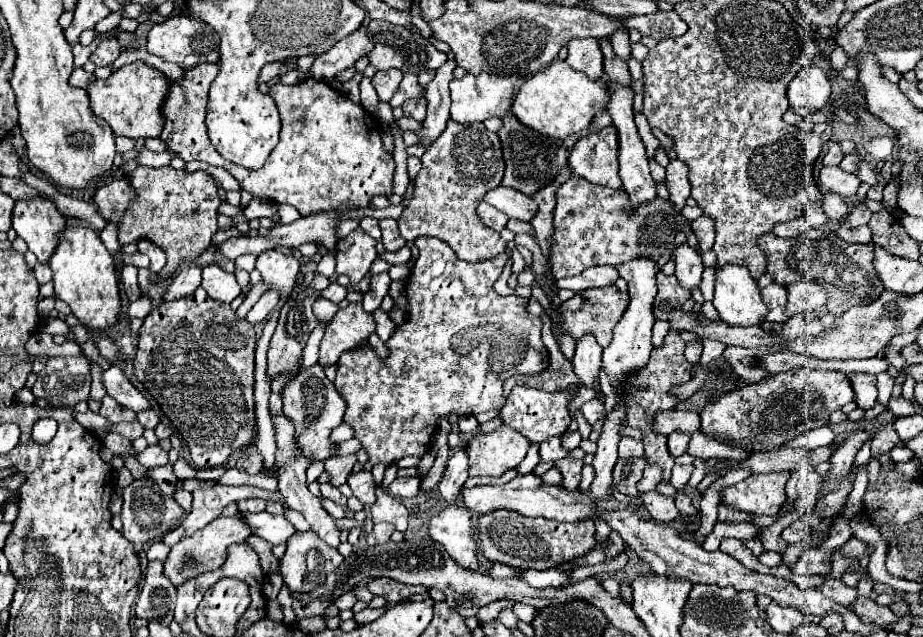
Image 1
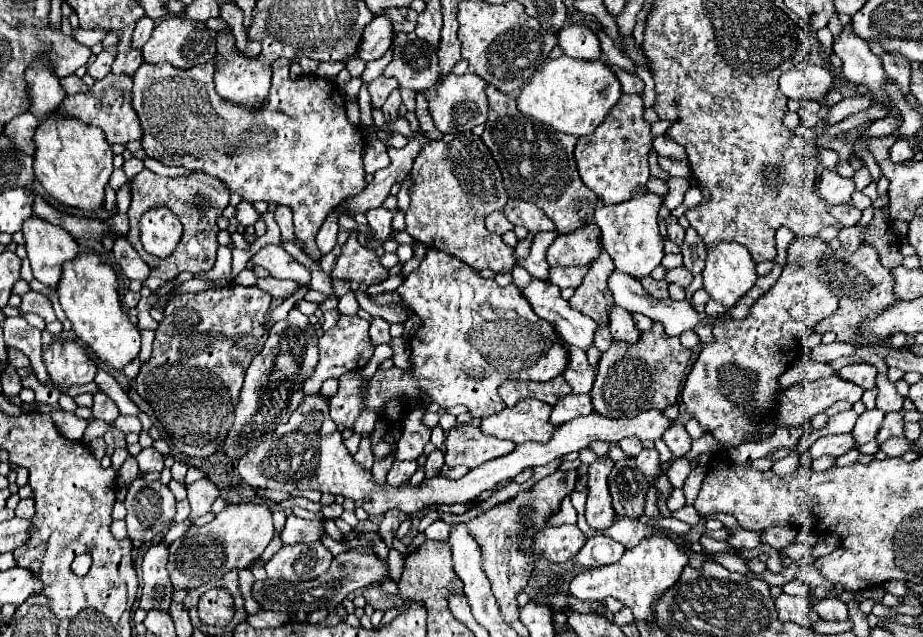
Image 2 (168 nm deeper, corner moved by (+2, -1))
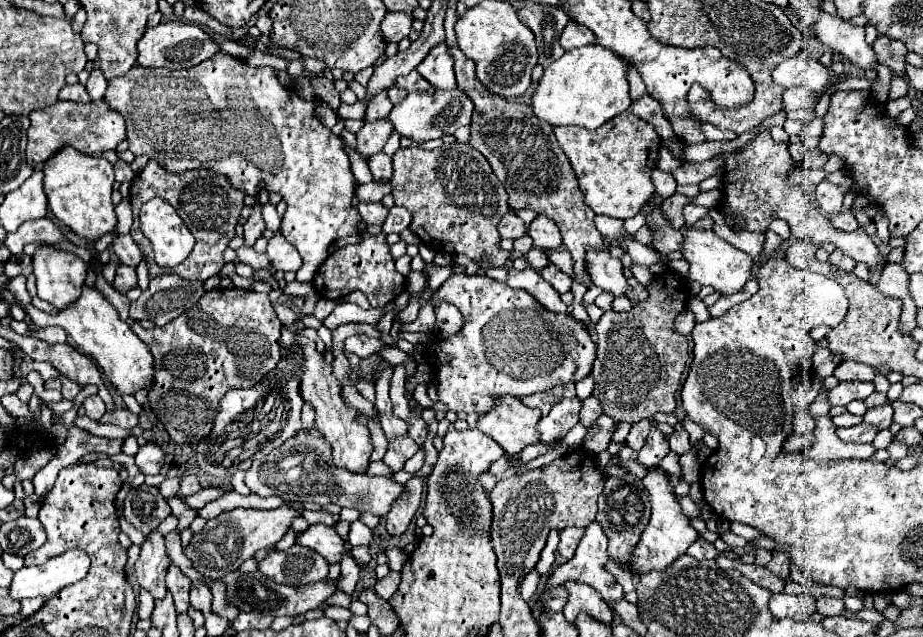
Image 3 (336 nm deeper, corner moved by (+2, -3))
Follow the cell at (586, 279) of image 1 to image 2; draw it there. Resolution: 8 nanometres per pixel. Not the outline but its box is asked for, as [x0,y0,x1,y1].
[549,267,587,289]

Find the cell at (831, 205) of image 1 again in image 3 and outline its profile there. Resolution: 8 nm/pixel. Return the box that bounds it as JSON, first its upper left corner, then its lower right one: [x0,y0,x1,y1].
[831,211,859,231]

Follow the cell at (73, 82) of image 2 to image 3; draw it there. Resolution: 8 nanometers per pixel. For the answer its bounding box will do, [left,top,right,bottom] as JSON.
[59,83,91,103]

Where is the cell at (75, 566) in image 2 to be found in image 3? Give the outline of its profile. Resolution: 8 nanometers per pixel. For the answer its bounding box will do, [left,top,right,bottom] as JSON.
[9,549,89,599]

